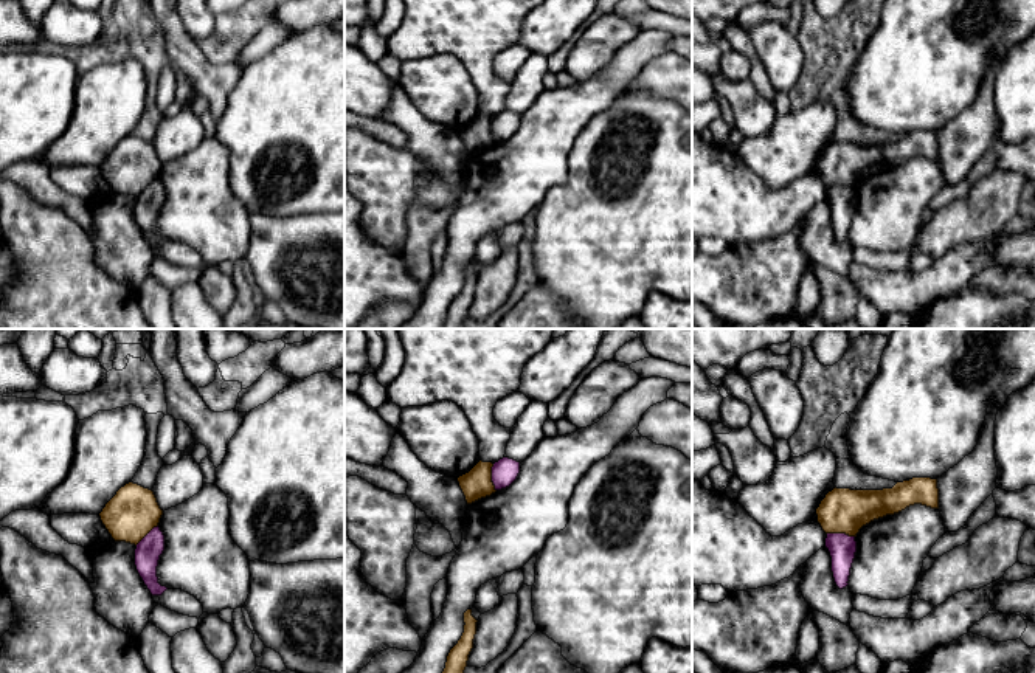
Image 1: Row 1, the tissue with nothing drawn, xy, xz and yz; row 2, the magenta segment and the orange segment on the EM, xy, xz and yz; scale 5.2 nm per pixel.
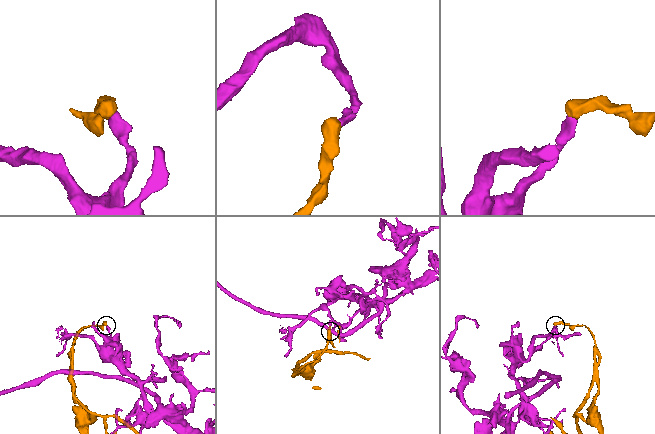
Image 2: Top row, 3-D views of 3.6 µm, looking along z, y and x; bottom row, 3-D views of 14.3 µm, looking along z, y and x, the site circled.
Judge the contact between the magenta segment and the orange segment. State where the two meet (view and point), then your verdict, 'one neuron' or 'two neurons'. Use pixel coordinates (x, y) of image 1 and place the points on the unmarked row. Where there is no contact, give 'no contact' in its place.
contact yz (841, 186); two neurons

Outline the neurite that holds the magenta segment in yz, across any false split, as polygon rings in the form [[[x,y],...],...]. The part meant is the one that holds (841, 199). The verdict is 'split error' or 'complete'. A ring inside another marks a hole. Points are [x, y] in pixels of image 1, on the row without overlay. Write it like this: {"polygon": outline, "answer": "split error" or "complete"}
{"polygon": [[[827,186],[826,200],[832,209],[832,225],[839,242],[849,236],[850,220],[857,205],[855,189],[846,186]]], "answer": "complete"}

